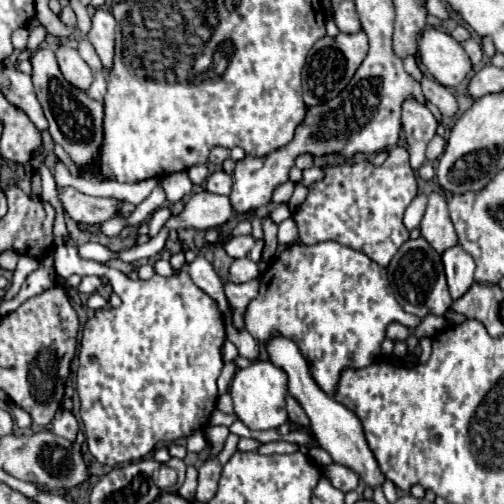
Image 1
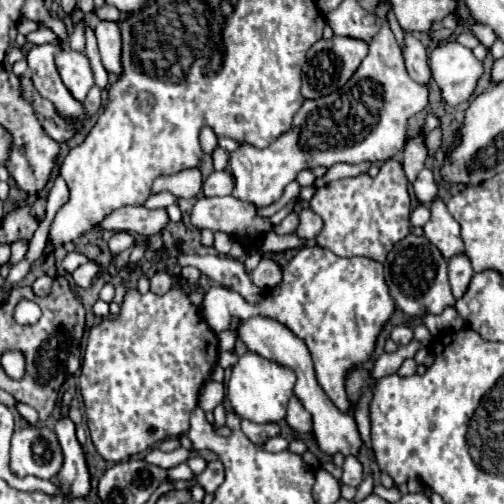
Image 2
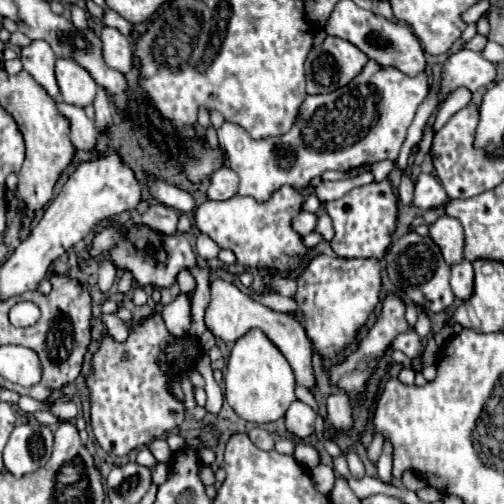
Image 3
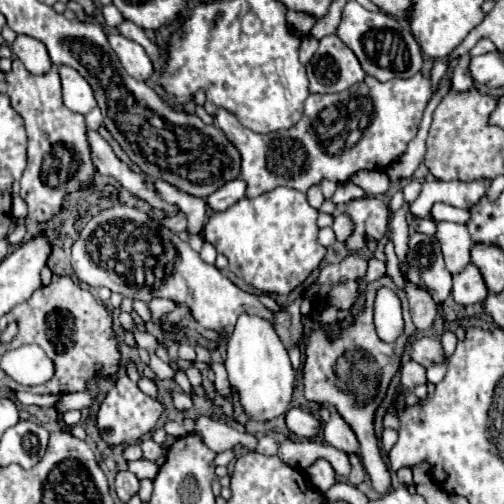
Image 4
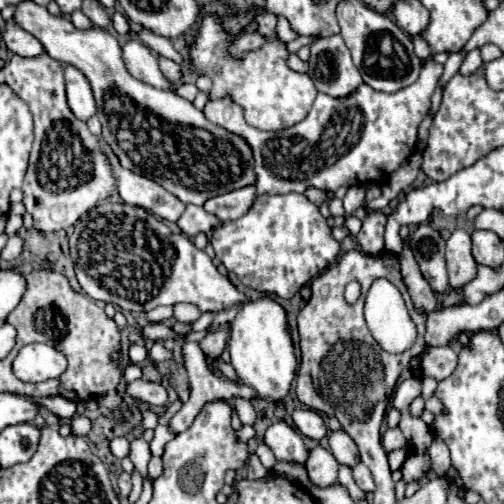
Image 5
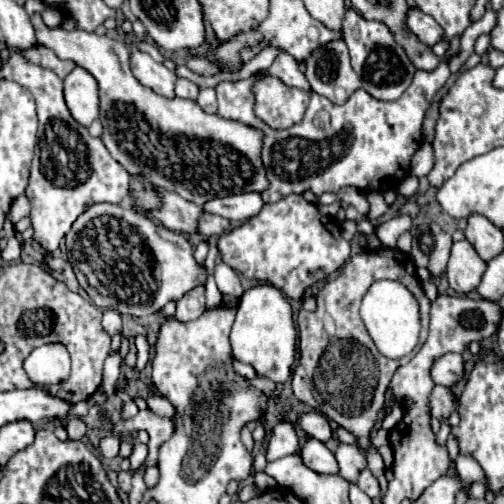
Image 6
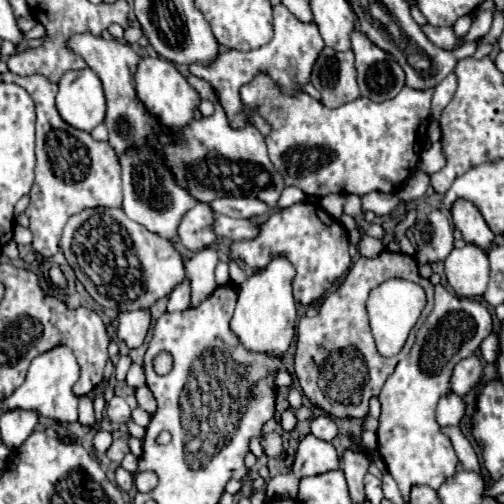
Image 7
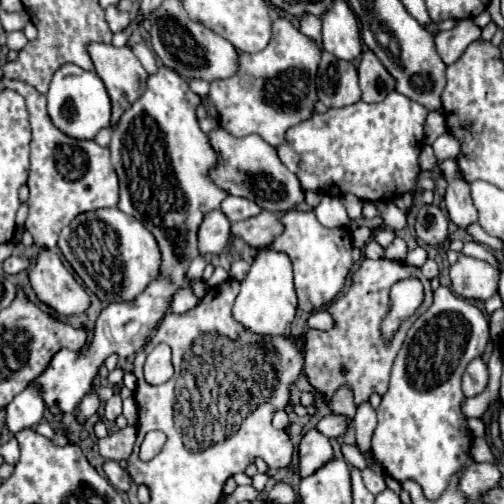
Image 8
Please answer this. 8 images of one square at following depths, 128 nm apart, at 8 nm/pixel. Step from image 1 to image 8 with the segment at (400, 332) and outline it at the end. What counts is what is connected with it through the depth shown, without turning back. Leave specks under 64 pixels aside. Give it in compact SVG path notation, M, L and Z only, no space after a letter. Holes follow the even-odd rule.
M476 358L468 364L466 372L464 372L464 378L462 378L462 390L464 394L470 398L470 396L476 396L480 394L484 388L488 386L488 368L486 364L482 362L482 358Z

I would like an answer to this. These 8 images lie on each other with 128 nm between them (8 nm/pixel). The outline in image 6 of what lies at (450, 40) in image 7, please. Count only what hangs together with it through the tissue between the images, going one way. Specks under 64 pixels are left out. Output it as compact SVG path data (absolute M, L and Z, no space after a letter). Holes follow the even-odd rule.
M418 8L408 12L408 28L410 28L424 44L428 44L428 46L438 44L438 42L444 38L442 26L440 26L436 20L432 20L432 16L420 12Z

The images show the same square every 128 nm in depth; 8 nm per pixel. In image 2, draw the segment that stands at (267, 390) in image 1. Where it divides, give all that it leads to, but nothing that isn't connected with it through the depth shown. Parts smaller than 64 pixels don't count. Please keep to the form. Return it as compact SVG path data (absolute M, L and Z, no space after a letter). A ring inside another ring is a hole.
M246 352L232 366L232 374L226 384L226 396L230 400L230 406L240 418L246 418L256 424L280 422L286 416L286 406L292 396L294 382L296 382L294 370L290 370L288 366L268 360L256 352Z

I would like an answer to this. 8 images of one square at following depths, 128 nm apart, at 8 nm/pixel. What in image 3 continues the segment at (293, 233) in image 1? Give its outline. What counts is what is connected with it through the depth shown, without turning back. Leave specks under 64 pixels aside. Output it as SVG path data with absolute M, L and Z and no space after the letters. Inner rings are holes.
M326 210L318 212L318 228L316 228L316 232L320 232L320 234L324 236L324 240L332 240L332 236L334 236L332 218L328 216L328 212L326 212Z

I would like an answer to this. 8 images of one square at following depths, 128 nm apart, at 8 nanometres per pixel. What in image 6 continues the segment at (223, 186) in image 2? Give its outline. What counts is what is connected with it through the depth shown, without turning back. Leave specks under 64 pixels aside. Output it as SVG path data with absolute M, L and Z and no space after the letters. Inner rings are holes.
M248 192L248 194L236 194L236 196L226 196L226 198L214 198L204 204L204 212L224 216L232 222L240 220L250 220L256 216L264 206L264 200L258 192Z

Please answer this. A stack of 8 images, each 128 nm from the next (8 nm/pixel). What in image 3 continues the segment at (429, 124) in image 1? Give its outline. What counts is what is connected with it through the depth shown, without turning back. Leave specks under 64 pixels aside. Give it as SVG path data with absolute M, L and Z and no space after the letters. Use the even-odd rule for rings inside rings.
M402 174L402 184L400 184L400 204L402 204L402 208L408 208L412 204L412 192L414 192L414 184L412 184L410 176Z

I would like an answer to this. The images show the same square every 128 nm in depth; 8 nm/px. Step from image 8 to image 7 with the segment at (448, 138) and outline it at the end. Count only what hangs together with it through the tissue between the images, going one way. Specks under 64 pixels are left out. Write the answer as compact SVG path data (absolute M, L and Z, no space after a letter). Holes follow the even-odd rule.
M438 140L438 142L432 144L432 148L430 148L428 152L422 152L418 168L424 170L426 174L434 174L434 172L438 172L440 168L444 168L444 164L446 164L446 154L444 154L444 150L442 150L442 142Z

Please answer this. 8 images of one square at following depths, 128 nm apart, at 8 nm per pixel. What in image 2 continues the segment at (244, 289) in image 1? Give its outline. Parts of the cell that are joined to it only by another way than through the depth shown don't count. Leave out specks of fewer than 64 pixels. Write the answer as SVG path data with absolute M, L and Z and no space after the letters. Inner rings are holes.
M262 258L258 268L252 272L250 278L258 288L270 290L270 288L276 288L282 282L282 270L272 258ZM220 332L218 334L218 350L220 352L226 352L226 350L232 350L234 348L234 342L236 342L236 334L234 332Z

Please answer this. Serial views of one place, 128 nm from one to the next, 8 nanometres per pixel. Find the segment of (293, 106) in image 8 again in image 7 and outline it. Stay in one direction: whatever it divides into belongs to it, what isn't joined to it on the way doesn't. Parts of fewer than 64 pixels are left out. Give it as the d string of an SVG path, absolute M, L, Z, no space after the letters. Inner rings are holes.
M278 4L278 6L274 6L274 38L266 46L252 50L252 52L224 50L216 58L216 64L212 64L208 68L200 68L200 64L192 64L190 74L204 78L206 82L212 84L222 108L226 110L226 116L228 116L228 122L232 124L232 128L244 128L248 124L254 124L262 136L268 136L270 124L260 114L256 114L256 108L248 108L242 104L240 88L244 84L250 84L254 80L254 76L268 74L286 96L296 96L310 82L312 66L314 66L318 54L322 52L322 48L324 48L324 40L320 40L320 32L318 32L316 24L300 22L284 4Z

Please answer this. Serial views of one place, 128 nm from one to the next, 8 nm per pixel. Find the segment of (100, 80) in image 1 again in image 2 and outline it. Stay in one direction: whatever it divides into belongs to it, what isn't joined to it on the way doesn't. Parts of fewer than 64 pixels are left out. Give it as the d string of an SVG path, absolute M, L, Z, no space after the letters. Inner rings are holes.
M94 86L94 88L88 92L88 96L86 96L86 100L84 100L82 104L84 104L86 114L90 114L90 116L98 114L98 110L100 110L100 106L102 106L102 90L100 90L98 86Z

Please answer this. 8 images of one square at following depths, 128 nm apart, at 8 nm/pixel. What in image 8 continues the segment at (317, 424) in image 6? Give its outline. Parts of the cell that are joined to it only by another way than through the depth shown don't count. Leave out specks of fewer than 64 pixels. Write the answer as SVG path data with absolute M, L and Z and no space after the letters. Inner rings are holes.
M328 414L324 418L320 418L318 422L318 430L328 436L328 438L338 438L338 436L344 436L348 426L350 426L350 418L348 416L342 416L342 414Z

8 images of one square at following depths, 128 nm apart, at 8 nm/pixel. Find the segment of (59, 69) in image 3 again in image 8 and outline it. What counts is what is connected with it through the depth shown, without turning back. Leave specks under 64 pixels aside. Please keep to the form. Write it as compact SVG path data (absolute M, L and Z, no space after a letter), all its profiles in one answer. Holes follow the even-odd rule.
M64 64L52 78L48 98L48 116L52 124L66 136L76 140L94 140L102 128L110 126L110 96L96 72L82 70L74 64Z

